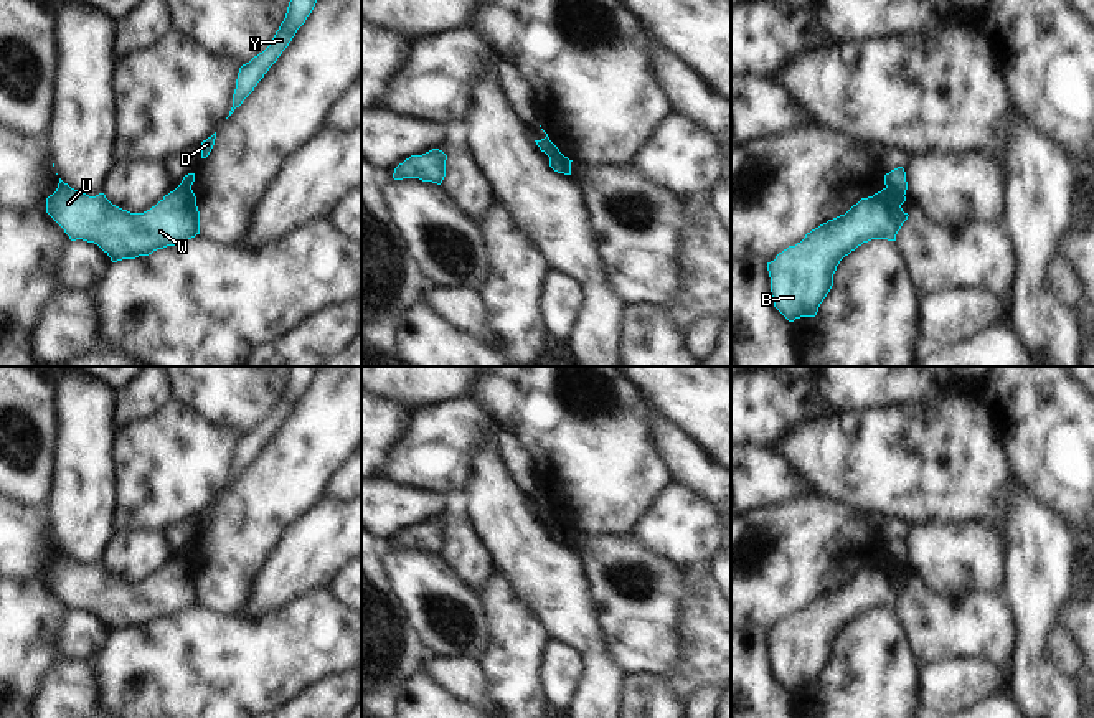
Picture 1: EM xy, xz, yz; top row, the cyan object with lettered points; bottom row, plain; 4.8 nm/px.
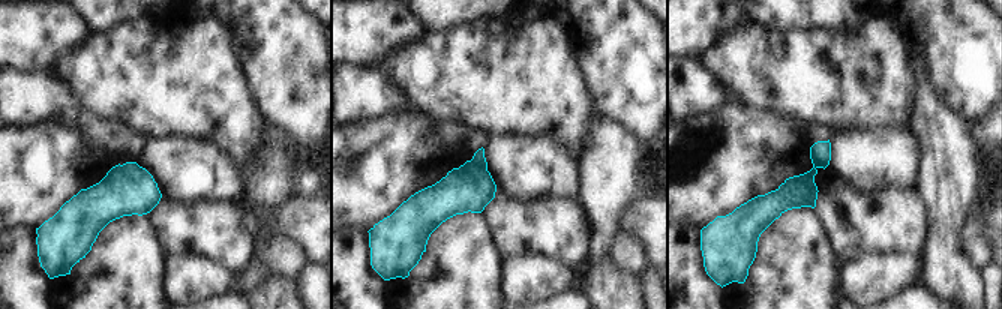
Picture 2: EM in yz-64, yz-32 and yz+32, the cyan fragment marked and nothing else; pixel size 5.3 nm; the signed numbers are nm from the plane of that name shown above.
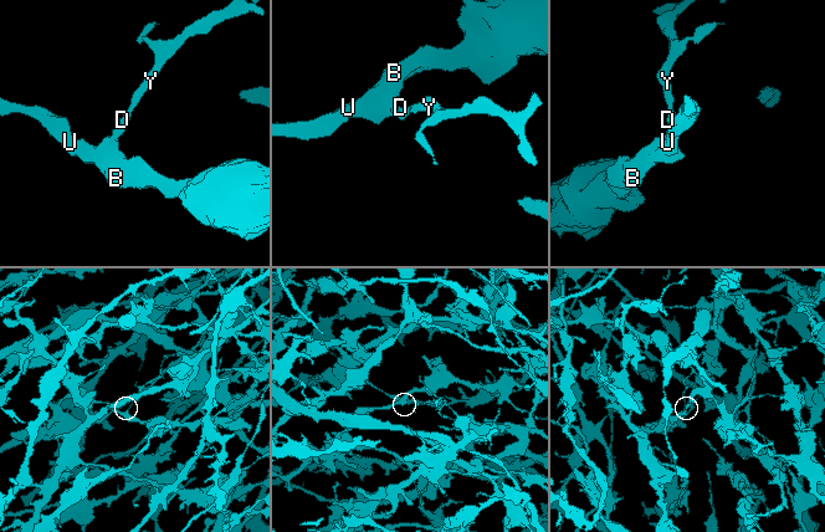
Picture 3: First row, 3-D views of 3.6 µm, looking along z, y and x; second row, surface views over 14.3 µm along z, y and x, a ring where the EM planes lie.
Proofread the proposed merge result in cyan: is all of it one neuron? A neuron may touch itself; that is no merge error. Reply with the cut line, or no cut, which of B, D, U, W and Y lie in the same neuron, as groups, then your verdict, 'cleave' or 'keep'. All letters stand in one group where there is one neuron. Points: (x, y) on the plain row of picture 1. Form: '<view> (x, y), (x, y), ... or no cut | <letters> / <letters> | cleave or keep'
yz (886, 557), (903, 566) | B U W / D Y | cleave

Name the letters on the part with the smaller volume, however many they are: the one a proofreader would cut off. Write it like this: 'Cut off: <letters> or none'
Cut off: D, Y

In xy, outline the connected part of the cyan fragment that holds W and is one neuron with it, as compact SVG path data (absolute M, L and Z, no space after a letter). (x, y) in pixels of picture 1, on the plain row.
M59 548L58 558L46 568L46 583L64 599L71 611L97 614L112 632L149 626L157 619L175 616L200 604L200 581L193 560L178 555L155 576L144 583L130 583L112 574L104 563L89 566Z

